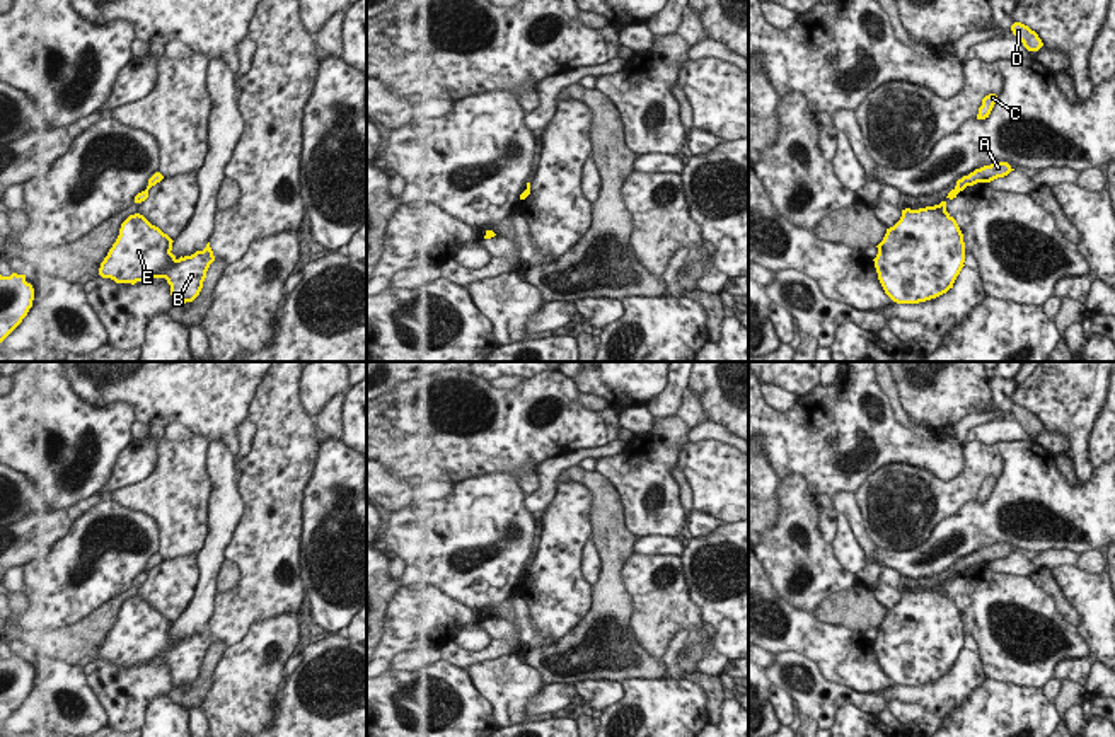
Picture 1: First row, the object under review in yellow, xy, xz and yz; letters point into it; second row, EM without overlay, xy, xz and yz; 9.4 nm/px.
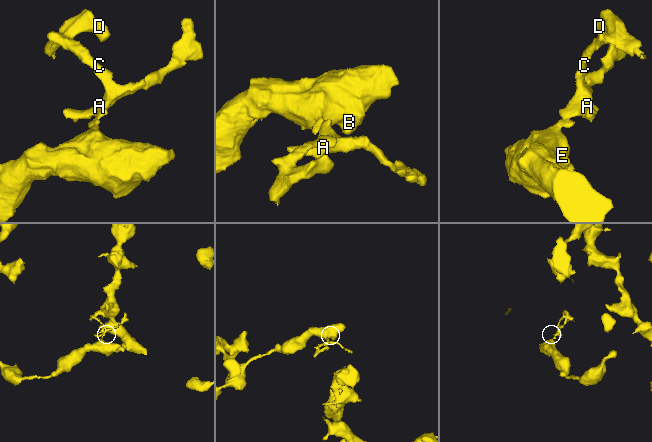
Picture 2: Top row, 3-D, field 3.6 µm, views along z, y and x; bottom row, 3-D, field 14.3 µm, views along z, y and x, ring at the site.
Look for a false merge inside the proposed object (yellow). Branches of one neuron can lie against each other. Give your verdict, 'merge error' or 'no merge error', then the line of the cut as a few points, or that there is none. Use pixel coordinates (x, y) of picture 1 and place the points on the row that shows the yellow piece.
merge error | xz (529, 186), (527, 193)

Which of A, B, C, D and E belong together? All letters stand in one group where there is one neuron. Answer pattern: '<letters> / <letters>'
A C D / B E

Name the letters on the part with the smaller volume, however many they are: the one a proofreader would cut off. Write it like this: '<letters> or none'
A, C, D

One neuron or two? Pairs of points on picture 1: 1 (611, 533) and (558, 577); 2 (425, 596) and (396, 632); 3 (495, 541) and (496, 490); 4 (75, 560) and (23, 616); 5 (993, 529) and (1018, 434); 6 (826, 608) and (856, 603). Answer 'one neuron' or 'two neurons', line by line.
1: two neurons
2: one neuron
3: one neuron
4: one neuron
5: two neurons
6: one neuron

